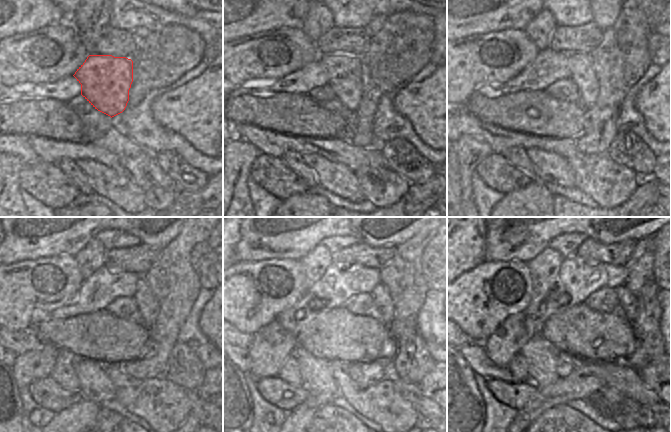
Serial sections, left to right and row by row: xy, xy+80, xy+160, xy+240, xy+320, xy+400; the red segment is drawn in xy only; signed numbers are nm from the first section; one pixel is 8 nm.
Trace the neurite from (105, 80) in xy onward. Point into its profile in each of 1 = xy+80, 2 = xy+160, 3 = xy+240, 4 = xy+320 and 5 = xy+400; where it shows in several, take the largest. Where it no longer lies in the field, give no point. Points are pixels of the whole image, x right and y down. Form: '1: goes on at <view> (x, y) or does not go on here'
1: goes on at xy+80 (344, 71)
2: goes on at xy+160 (583, 74)
3: goes on at xy+240 (147, 304)
4: goes on at xy+320 (382, 310)
5: goes on at xy+400 (628, 303)

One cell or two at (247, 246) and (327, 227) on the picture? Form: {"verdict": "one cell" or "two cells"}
{"verdict": "one cell"}

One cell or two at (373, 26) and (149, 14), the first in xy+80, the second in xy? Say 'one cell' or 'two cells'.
two cells

